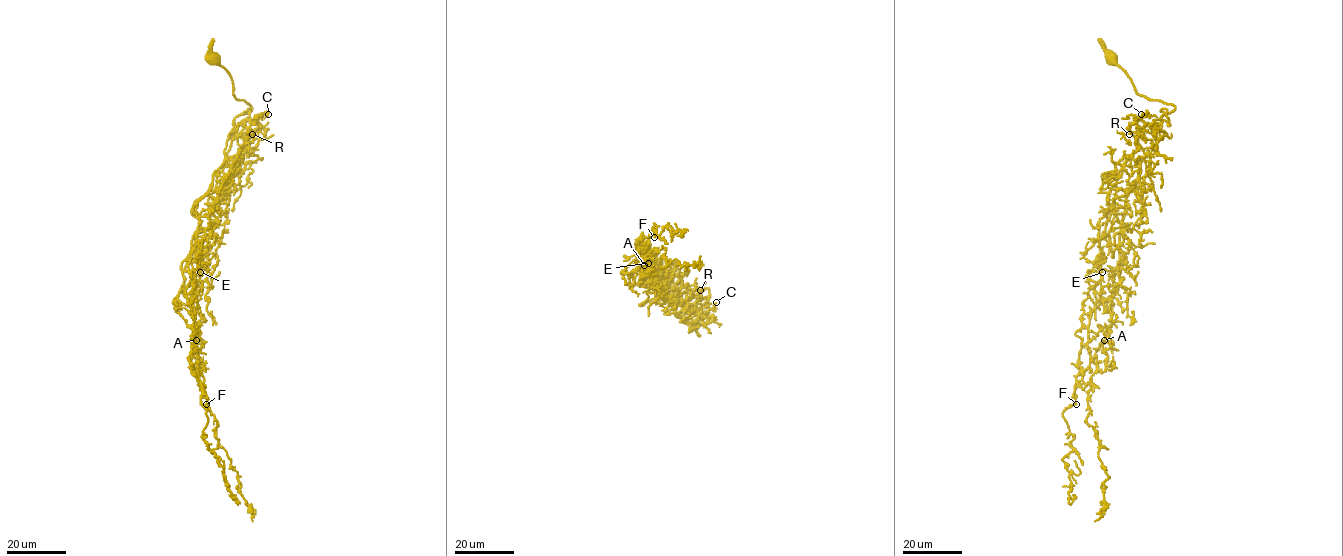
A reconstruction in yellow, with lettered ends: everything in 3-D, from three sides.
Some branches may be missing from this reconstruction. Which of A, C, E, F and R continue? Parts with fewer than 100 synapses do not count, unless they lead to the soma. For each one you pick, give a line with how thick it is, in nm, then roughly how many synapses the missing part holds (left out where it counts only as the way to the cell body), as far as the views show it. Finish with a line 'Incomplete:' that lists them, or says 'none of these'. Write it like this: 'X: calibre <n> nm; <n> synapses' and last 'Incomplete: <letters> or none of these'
F: calibre 240 nm; 180 synapses
Incomplete: F

